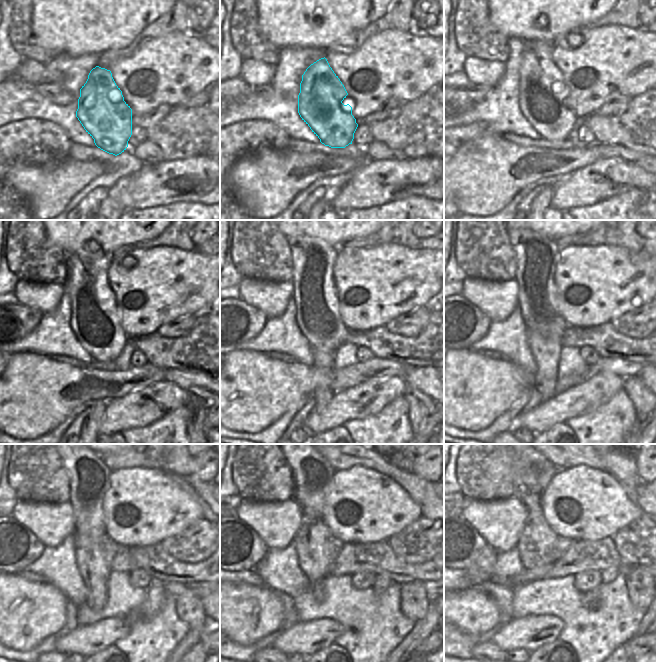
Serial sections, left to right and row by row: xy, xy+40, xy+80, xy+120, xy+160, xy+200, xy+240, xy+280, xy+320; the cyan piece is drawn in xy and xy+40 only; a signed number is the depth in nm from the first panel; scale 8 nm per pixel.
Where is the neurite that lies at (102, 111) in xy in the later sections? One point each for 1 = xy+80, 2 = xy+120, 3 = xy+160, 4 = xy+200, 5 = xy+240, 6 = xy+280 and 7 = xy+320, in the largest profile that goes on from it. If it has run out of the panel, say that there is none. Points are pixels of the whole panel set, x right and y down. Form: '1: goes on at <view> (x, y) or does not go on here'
1: goes on at xy+80 (543, 92)
2: goes on at xy+120 (95, 321)
3: goes on at xy+160 (318, 317)
4: goes on at xy+200 (536, 255)
5: goes on at xy+240 (89, 476)
6: goes on at xy+280 (312, 474)
7: goes on at xy+320 (538, 471)

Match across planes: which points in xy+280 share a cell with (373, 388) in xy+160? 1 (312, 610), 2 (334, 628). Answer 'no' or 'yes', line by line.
1: no
2: yes

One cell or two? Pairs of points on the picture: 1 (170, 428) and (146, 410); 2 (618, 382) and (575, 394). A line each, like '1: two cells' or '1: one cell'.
1: two cells
2: one cell

